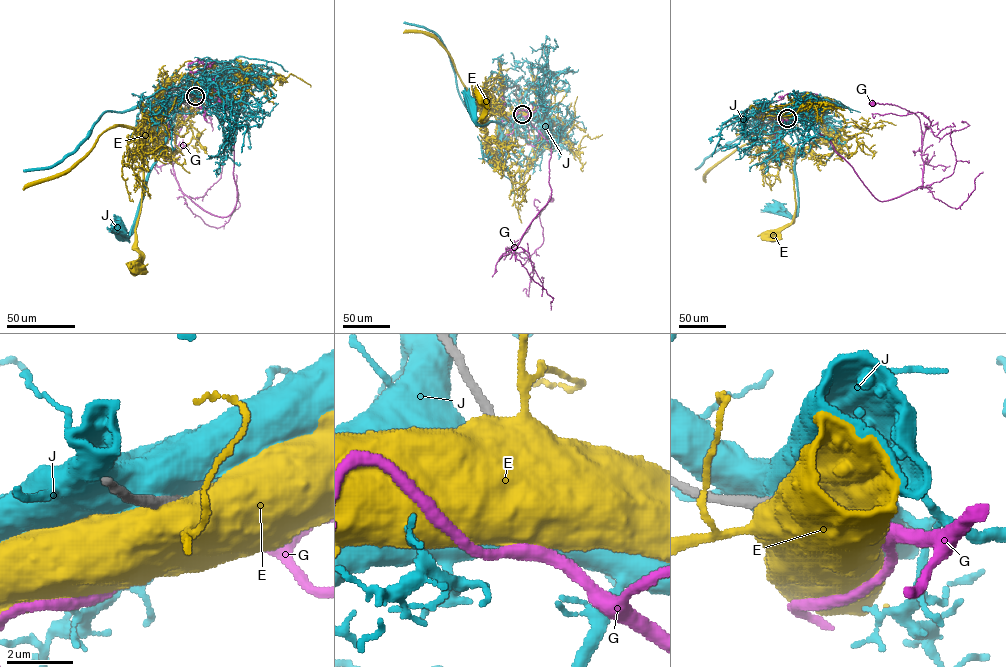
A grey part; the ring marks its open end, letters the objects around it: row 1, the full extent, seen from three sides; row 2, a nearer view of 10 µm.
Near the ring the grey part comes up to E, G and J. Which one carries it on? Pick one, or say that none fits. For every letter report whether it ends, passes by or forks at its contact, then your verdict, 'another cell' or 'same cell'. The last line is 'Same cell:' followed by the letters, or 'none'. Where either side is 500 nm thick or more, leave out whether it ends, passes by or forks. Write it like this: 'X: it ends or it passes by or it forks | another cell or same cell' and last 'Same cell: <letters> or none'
E: another cell
G: it ends | same cell
J: another cell
Same cell: G

